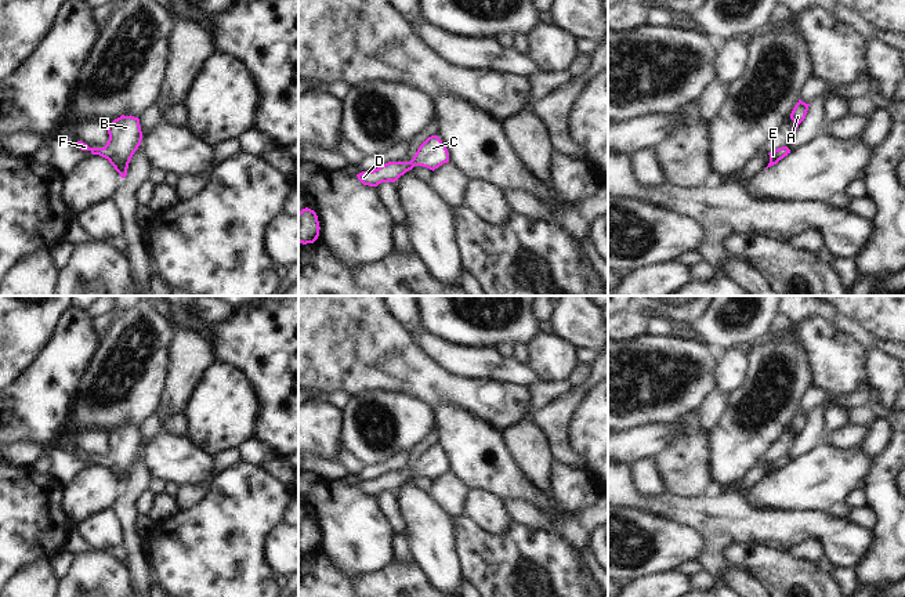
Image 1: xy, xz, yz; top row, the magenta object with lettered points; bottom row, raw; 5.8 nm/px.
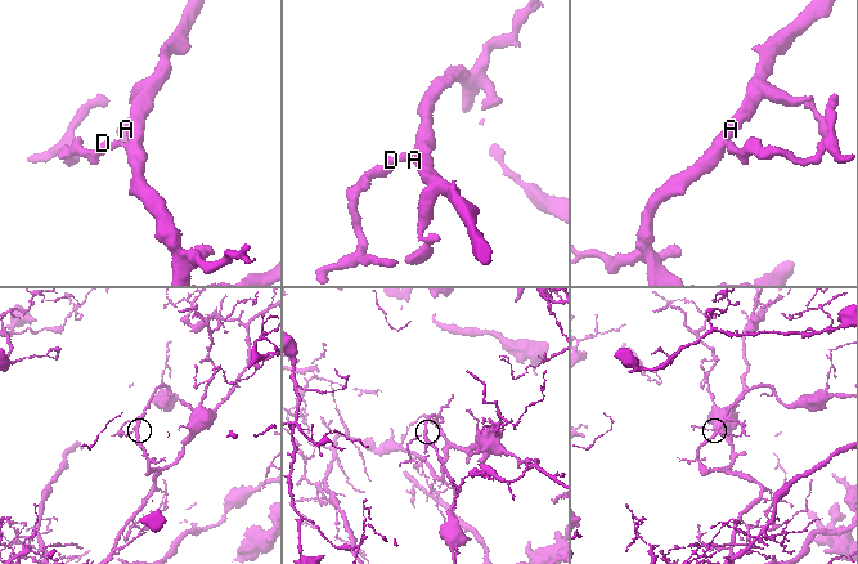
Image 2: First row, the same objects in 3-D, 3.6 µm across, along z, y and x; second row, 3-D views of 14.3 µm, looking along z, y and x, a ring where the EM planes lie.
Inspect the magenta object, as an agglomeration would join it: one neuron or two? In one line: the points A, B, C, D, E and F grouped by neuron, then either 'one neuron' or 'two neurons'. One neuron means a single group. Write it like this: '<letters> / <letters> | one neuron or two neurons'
A B C D E F | one neuron

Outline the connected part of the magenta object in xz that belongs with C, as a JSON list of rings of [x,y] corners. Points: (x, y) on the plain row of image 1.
[[[438,445],[428,446],[417,459],[410,471],[388,471],[372,481],[356,484],[363,495],[377,496],[381,492],[395,492],[415,475],[423,475],[435,480],[449,471],[449,462]]]

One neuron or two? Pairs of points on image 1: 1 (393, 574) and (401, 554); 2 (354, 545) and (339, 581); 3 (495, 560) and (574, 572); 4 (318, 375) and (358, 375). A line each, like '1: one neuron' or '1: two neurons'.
1: two neurons
2: two neurons
3: one neuron
4: one neuron

